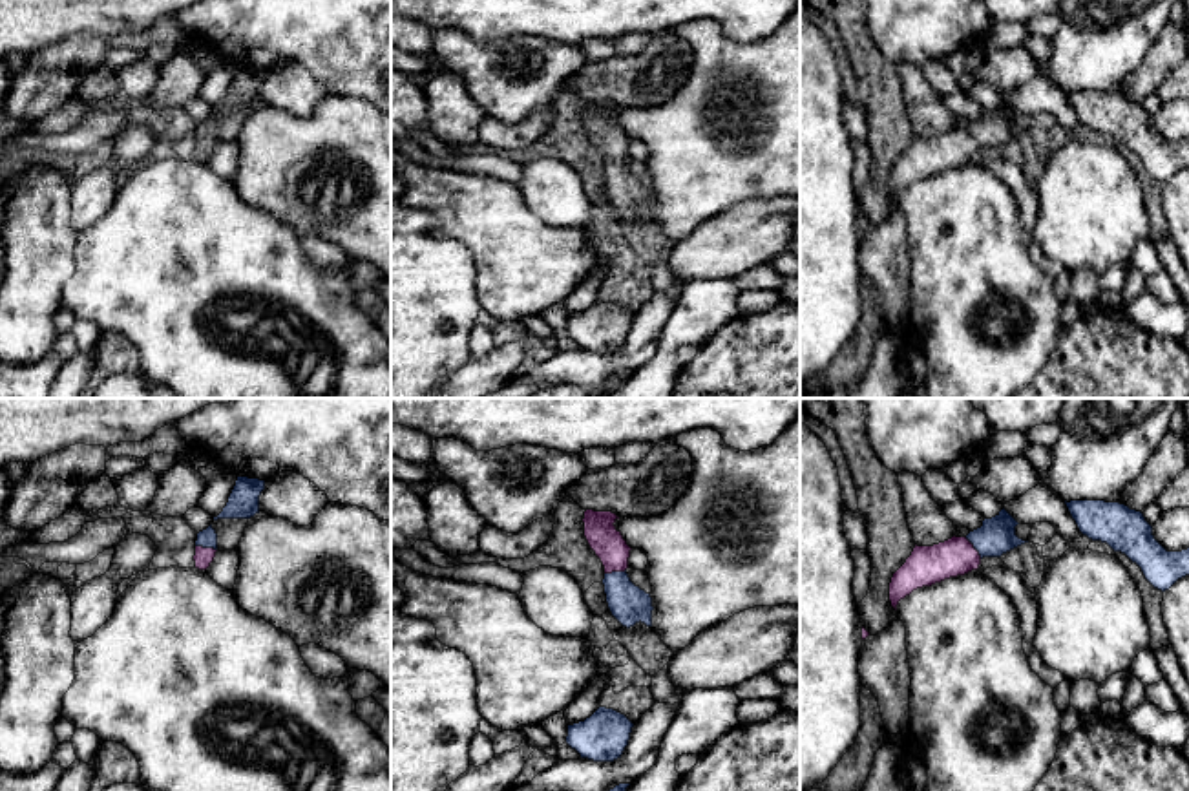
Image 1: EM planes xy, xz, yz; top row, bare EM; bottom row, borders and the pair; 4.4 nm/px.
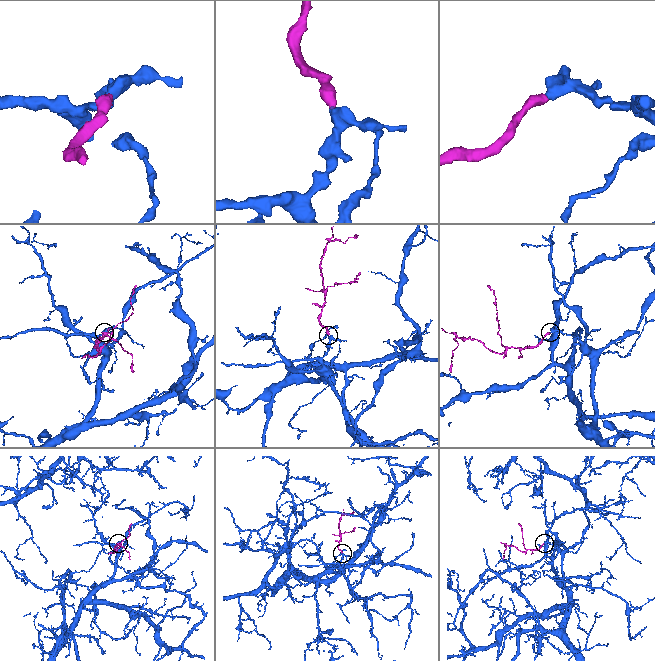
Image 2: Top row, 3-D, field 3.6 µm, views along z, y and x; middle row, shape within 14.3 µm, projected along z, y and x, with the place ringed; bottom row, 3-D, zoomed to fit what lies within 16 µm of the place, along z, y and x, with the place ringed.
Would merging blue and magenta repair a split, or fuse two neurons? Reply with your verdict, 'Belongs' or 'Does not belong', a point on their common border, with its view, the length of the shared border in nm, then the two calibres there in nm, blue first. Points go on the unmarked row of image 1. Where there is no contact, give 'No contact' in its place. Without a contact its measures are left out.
Belongs. Touches blue at xy (207, 137). Shared border 100 nm. Thickness 80 nm (blue) against 80 nm

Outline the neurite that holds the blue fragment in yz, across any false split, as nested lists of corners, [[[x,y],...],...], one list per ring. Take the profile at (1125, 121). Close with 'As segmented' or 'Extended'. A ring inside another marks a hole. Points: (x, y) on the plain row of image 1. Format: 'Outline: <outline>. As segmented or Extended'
Outline: [[[1070,91],[1067,99],[1079,122],[1092,132],[1107,133],[1114,142],[1136,153],[1145,170],[1158,181],[1169,181],[1189,166],[1189,139],[1167,142],[1152,126],[1142,102],[1120,93]]]. As segmented

